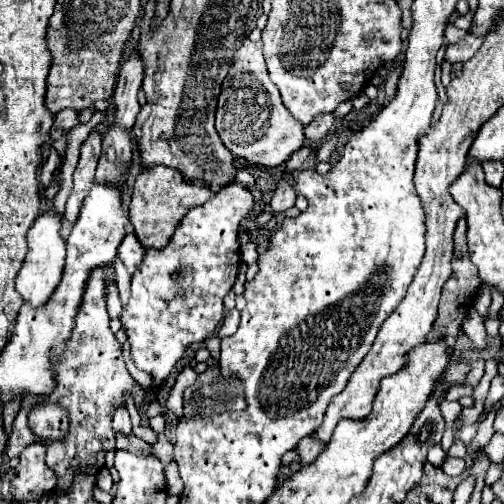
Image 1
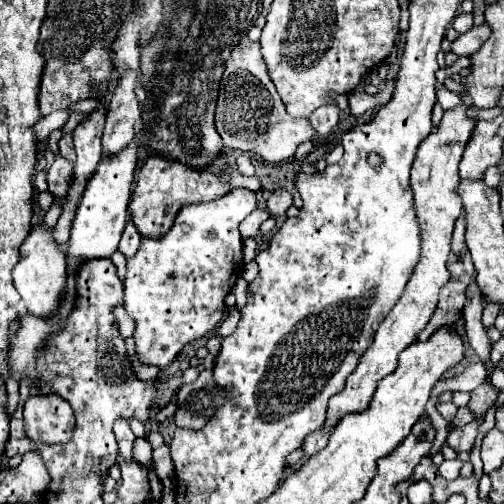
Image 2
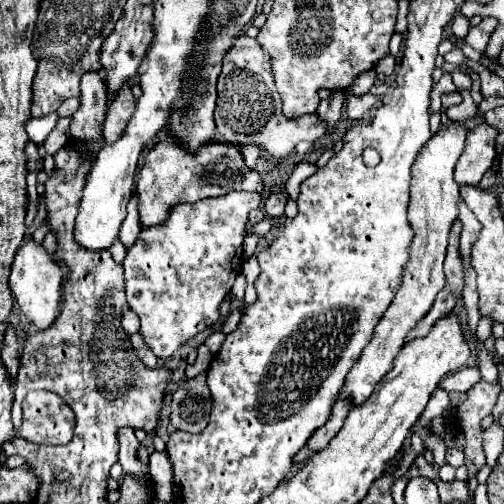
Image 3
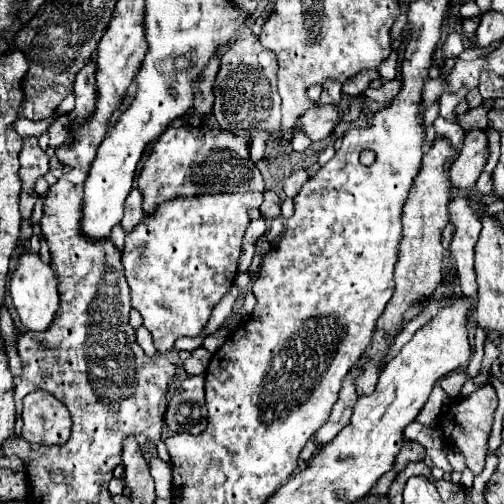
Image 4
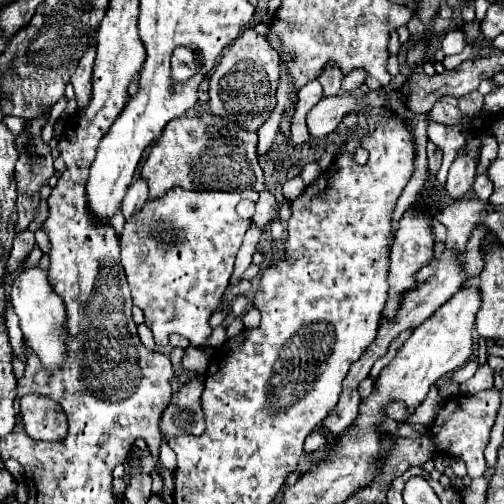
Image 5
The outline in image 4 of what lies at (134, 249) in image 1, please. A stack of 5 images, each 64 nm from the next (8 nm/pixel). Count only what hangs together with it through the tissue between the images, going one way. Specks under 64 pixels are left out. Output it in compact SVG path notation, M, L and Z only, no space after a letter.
M132 188L128 200L126 200L126 208L124 208L124 218L122 218L122 226L126 232L130 232L142 218L144 218L144 210L142 210L142 198L138 188Z

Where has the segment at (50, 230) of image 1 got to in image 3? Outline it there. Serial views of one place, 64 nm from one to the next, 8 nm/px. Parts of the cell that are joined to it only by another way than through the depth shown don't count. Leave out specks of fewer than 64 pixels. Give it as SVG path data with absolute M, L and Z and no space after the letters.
M32 240L24 242L20 250L16 252L12 274L10 274L10 288L16 298L16 304L20 312L28 318L30 326L34 330L46 330L60 312L60 300L62 300L62 280L64 280L64 268L56 264L54 256L48 256L40 244L34 244Z

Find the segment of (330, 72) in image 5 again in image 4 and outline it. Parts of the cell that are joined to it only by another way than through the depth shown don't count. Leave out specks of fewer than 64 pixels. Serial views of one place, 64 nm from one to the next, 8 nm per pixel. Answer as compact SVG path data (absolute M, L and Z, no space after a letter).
M326 80L322 86L324 86L324 90L322 90L318 104L340 104L342 84L336 84L336 80Z

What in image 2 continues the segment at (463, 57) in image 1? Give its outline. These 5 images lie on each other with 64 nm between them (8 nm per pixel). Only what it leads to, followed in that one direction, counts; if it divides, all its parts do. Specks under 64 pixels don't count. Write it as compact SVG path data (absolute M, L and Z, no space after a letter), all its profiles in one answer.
M488 24L474 26L472 30L468 30L466 34L460 34L452 42L452 52L456 52L458 56L470 56L480 50L484 40L488 40Z

